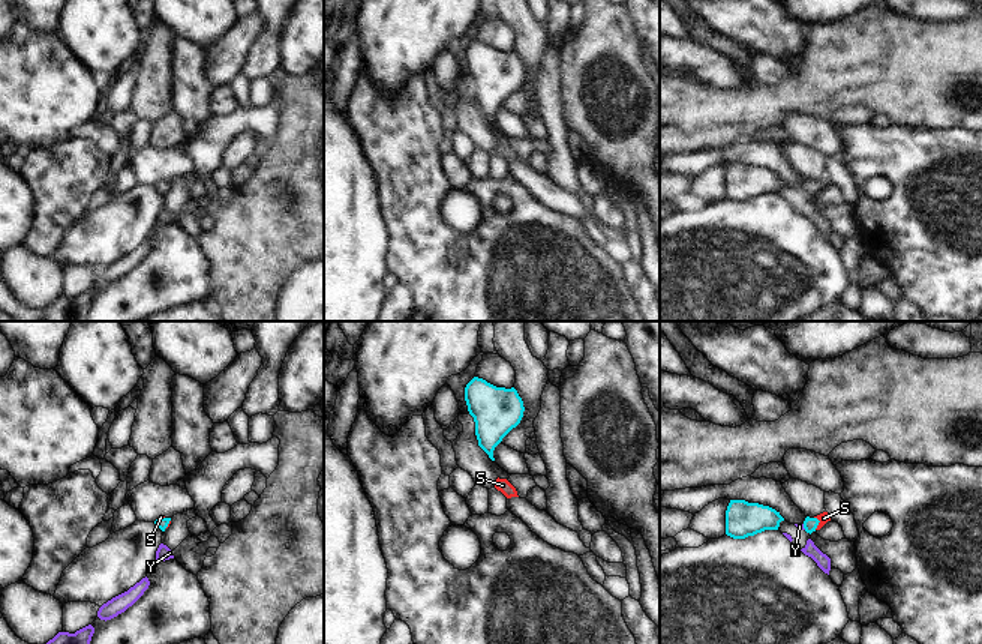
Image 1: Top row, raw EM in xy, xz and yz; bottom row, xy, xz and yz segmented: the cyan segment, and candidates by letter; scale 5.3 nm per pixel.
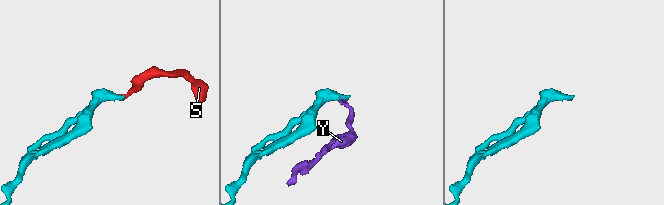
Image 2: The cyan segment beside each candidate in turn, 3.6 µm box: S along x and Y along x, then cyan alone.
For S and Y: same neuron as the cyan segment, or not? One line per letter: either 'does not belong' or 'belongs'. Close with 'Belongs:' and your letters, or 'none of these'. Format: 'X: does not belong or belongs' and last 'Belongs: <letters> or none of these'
S: belongs
Y: does not belong
Belongs: S

